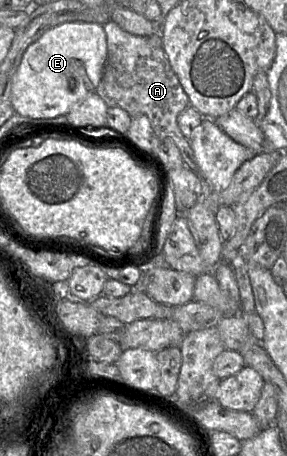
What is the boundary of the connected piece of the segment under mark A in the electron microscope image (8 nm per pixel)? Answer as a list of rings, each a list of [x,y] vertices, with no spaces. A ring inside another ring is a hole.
[[[110,20],[103,25],[107,39],[107,59],[102,79],[96,93],[102,98],[108,108],[121,108],[131,117],[145,115],[159,140],[171,139],[178,147],[185,167],[198,173],[194,152],[190,141],[184,137],[178,126],[178,116],[190,106],[190,100],[183,90],[163,47],[153,47],[149,44],[149,37],[132,35]]]

